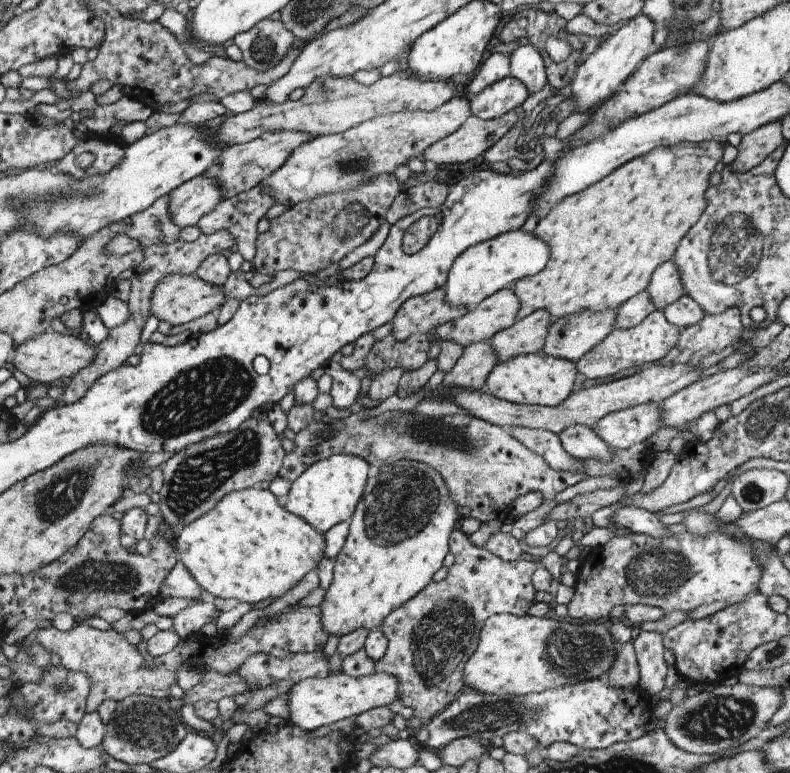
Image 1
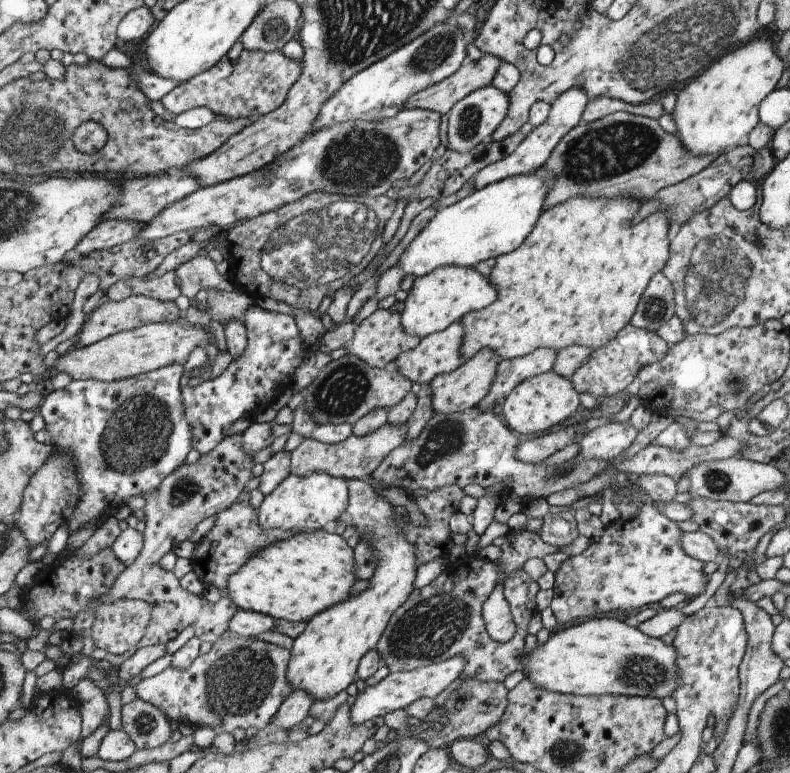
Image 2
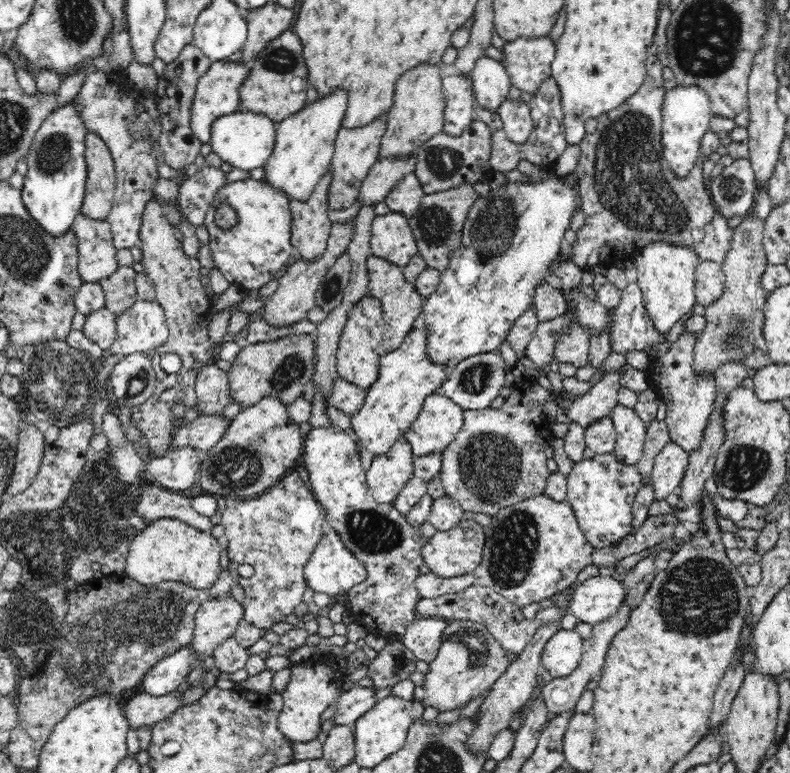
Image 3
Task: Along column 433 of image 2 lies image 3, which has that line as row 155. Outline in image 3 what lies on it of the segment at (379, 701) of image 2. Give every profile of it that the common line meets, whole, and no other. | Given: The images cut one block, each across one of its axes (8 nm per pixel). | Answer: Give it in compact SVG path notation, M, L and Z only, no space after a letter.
M678 84L664 94L662 104L661 145L666 165L678 177L686 178L694 168L694 162L699 156L701 140L708 131L711 120L711 104L708 93L699 86L682 86Z

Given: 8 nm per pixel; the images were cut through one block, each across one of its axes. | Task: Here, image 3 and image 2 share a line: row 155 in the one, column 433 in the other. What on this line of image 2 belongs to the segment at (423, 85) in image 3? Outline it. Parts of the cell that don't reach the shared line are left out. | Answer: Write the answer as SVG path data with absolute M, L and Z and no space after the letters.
M484 348L471 359L465 360L456 370L435 376L430 382L434 413L450 414L450 412L462 412L477 407L480 400L490 392L501 360L502 358L498 358L496 352L492 352L490 348Z

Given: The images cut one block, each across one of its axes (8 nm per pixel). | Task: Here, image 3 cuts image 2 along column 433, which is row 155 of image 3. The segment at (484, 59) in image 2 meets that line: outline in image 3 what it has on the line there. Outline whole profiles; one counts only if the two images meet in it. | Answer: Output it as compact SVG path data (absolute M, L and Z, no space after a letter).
M91 130L86 134L88 178L81 214L88 219L106 219L115 196L116 171L107 144Z

